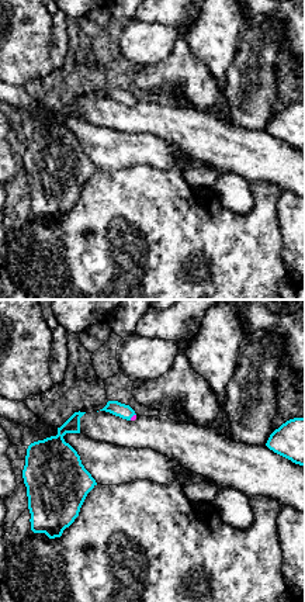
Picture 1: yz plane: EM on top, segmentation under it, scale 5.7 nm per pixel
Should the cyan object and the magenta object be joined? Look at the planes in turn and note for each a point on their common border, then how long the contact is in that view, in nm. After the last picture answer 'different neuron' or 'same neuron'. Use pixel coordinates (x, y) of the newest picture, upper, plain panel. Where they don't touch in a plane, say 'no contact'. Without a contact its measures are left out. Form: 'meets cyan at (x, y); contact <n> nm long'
meets cyan at (132, 100); contact 50 nm long

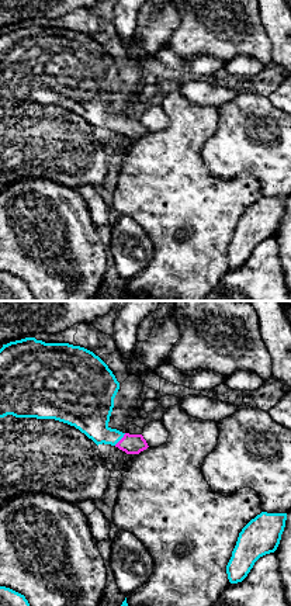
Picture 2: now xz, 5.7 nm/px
meets cyan at (120, 124); contact 100 nm long

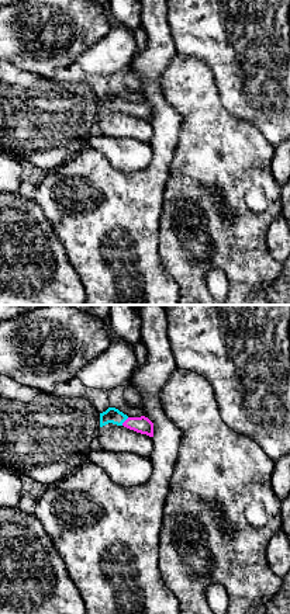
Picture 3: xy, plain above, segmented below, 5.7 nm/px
meets cyan at (124, 106); contact 60 nm long

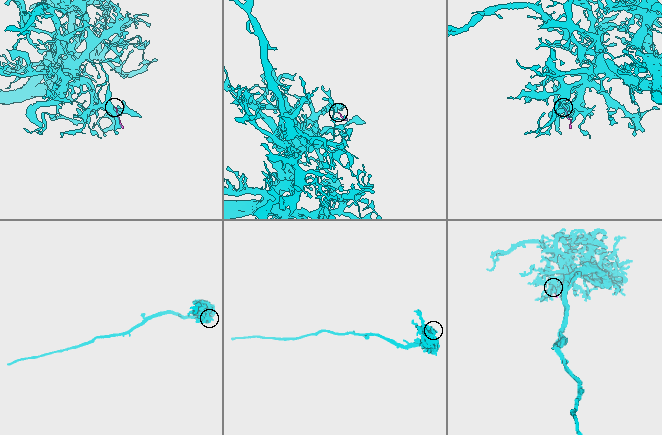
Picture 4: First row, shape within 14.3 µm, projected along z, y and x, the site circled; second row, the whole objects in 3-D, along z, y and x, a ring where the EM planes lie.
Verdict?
same neuron

